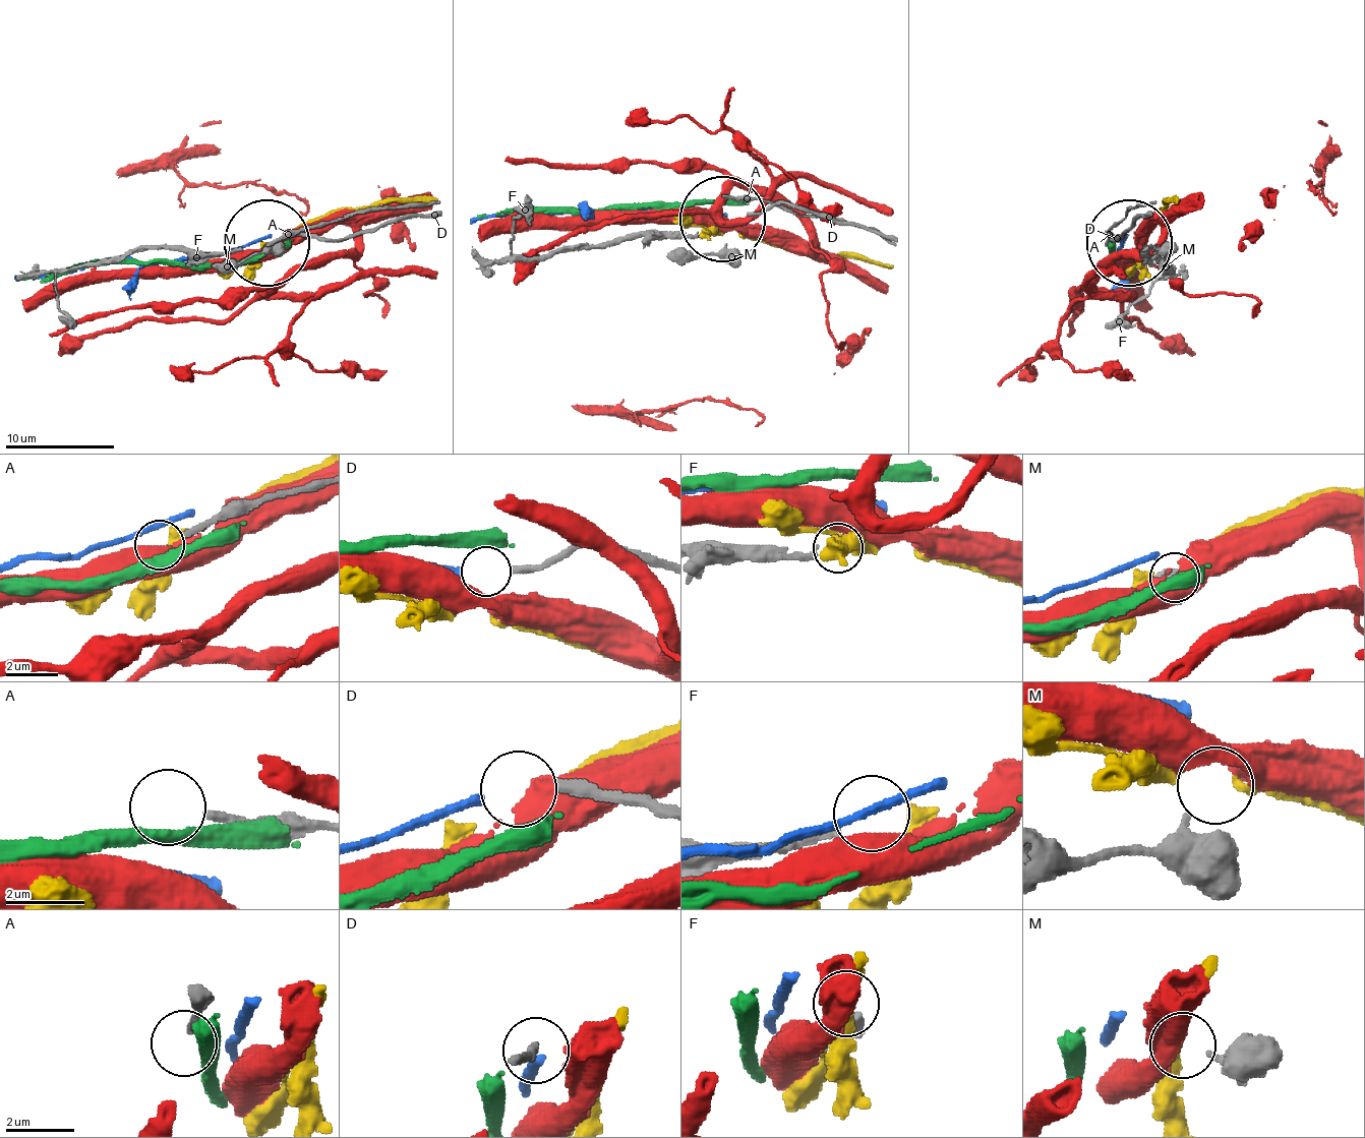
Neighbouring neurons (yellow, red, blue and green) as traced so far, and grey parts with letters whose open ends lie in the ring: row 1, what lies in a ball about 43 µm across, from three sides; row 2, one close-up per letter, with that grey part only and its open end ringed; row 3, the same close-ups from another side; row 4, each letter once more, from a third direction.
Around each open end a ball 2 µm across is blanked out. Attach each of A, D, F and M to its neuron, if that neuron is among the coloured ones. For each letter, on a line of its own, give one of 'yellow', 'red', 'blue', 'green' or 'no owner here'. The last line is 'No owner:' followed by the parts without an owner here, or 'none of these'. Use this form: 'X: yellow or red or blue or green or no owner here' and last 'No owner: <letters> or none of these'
A: no owner here
D: blue
F: yellow
M: red
No owner: A

